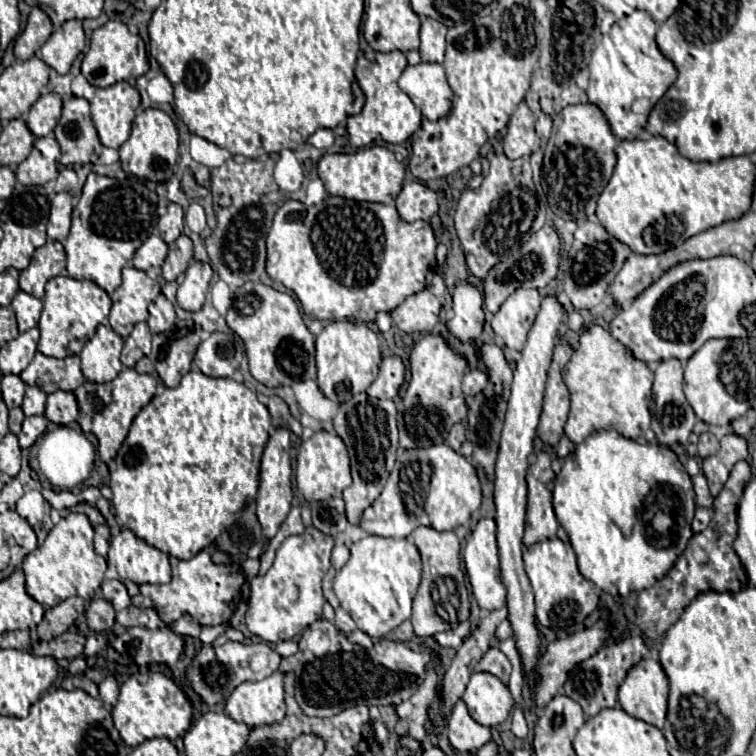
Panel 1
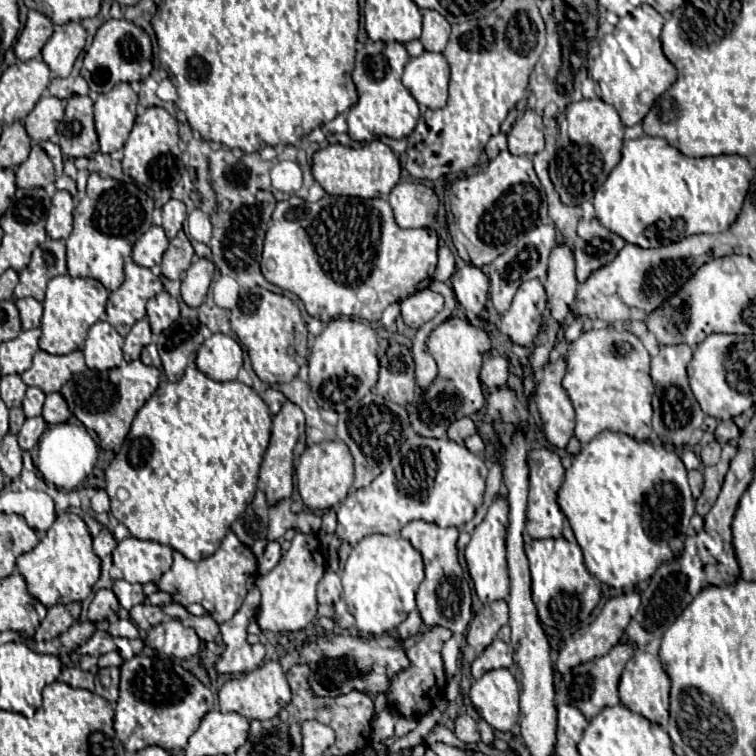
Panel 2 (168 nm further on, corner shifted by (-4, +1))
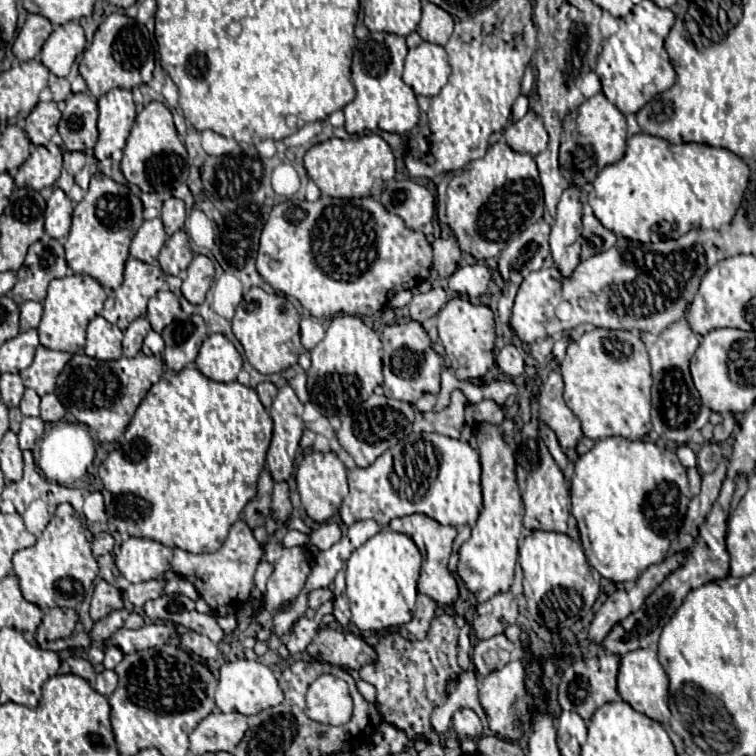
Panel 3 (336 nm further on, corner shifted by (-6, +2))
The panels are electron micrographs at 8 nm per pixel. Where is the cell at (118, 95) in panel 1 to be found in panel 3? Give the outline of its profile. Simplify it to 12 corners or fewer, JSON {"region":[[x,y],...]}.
{"region":[[130,90],[98,98],[100,132],[94,156],[122,150],[136,118]]}

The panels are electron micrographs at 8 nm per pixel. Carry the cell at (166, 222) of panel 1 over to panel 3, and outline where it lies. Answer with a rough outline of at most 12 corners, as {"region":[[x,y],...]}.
{"region":[[170,198],[162,208],[162,222],[168,236],[184,226],[184,202]]}

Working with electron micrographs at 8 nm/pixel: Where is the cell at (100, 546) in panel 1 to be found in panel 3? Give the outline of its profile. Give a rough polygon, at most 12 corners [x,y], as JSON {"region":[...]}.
{"region":[[108,532],[93,537],[92,554],[108,554],[114,538]]}

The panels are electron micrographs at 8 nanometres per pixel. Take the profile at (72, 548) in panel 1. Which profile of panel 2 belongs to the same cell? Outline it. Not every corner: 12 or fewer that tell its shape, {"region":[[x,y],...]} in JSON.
{"region":[[60,513],[16,561],[42,605],[84,601],[100,577],[86,523]]}

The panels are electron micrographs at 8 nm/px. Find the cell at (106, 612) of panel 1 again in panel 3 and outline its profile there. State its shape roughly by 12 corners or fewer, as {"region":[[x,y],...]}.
{"region":[[100,580],[90,616],[100,620],[122,608],[122,592]]}

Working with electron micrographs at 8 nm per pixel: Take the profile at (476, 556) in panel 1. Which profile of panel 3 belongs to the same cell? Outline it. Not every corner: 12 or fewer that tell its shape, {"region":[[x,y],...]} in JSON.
{"region":[[476,430],[484,510],[458,574],[486,602],[508,592],[522,500],[502,430]]}

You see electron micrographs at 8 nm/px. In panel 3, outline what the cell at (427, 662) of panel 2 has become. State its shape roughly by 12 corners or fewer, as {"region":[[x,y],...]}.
{"region":[[444,612],[420,642],[390,632],[360,678],[382,720],[416,738],[456,688],[458,632]]}

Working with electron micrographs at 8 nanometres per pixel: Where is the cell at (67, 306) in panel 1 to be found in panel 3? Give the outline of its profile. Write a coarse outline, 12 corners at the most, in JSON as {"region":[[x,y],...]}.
{"region":[[84,274],[52,280],[40,344],[76,354],[104,288]]}

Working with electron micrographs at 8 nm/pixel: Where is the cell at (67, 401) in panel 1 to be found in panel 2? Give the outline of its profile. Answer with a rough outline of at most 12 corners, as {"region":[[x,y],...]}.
{"region":[[60,393],[46,395],[42,417],[48,425],[68,421]]}

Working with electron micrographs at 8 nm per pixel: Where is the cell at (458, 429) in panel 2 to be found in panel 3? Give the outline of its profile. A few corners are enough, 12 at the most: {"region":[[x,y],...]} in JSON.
{"region":[[452,392],[450,406],[424,416],[438,434],[460,438],[464,420],[464,394]]}

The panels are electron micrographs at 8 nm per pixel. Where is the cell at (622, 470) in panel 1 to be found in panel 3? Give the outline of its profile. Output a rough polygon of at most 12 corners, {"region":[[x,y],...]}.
{"region":[[610,436],[578,458],[588,564],[636,580],[692,492],[674,452]]}

